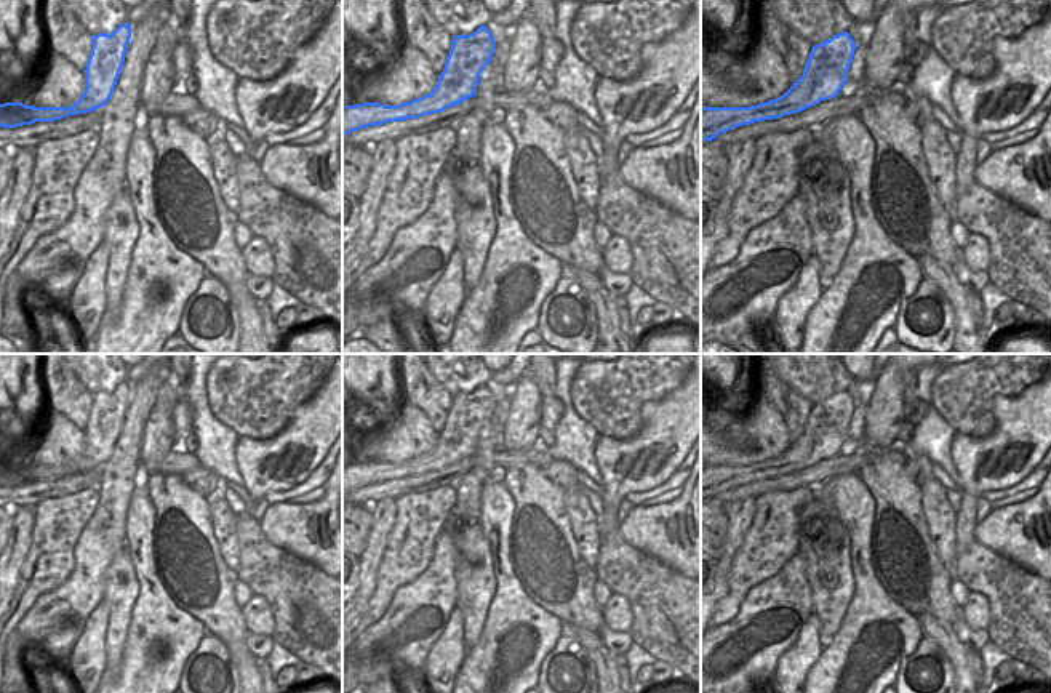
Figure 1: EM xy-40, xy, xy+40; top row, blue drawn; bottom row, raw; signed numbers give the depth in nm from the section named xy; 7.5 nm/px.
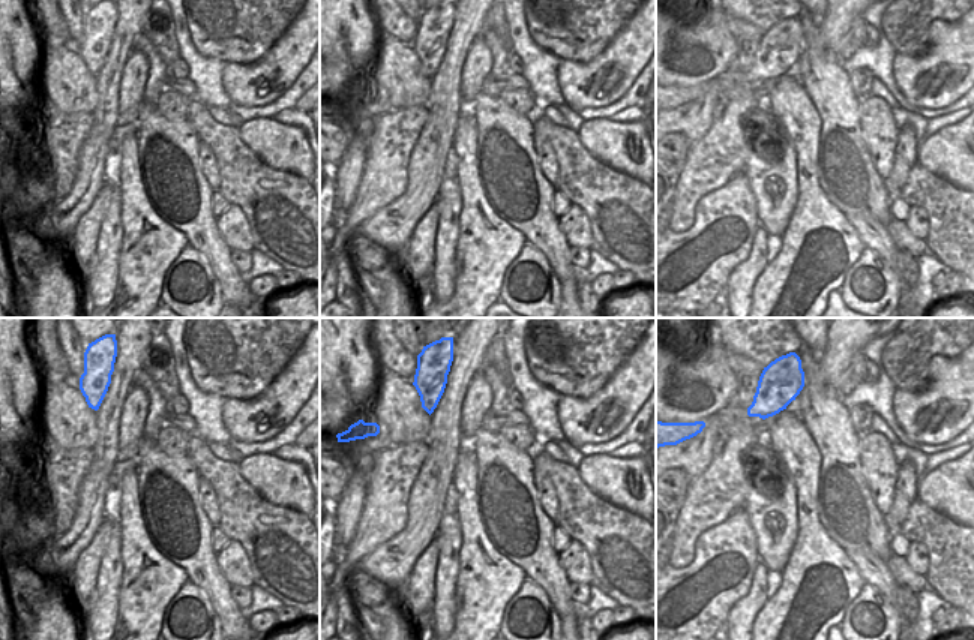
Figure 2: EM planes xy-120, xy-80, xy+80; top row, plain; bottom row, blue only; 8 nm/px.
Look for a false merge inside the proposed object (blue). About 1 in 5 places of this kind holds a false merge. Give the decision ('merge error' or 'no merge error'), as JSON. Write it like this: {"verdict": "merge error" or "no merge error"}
{"verdict": "no merge error"}

